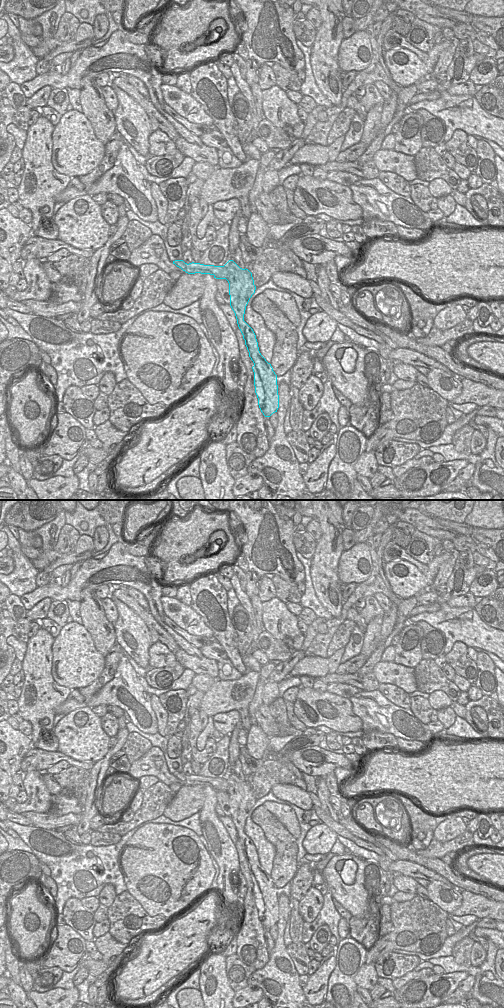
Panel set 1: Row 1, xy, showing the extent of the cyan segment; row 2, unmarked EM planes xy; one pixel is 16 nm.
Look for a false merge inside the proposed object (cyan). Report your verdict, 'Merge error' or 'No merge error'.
Merge error.

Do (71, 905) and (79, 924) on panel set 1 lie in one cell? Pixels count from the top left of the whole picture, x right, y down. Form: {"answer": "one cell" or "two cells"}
{"answer": "one cell"}

